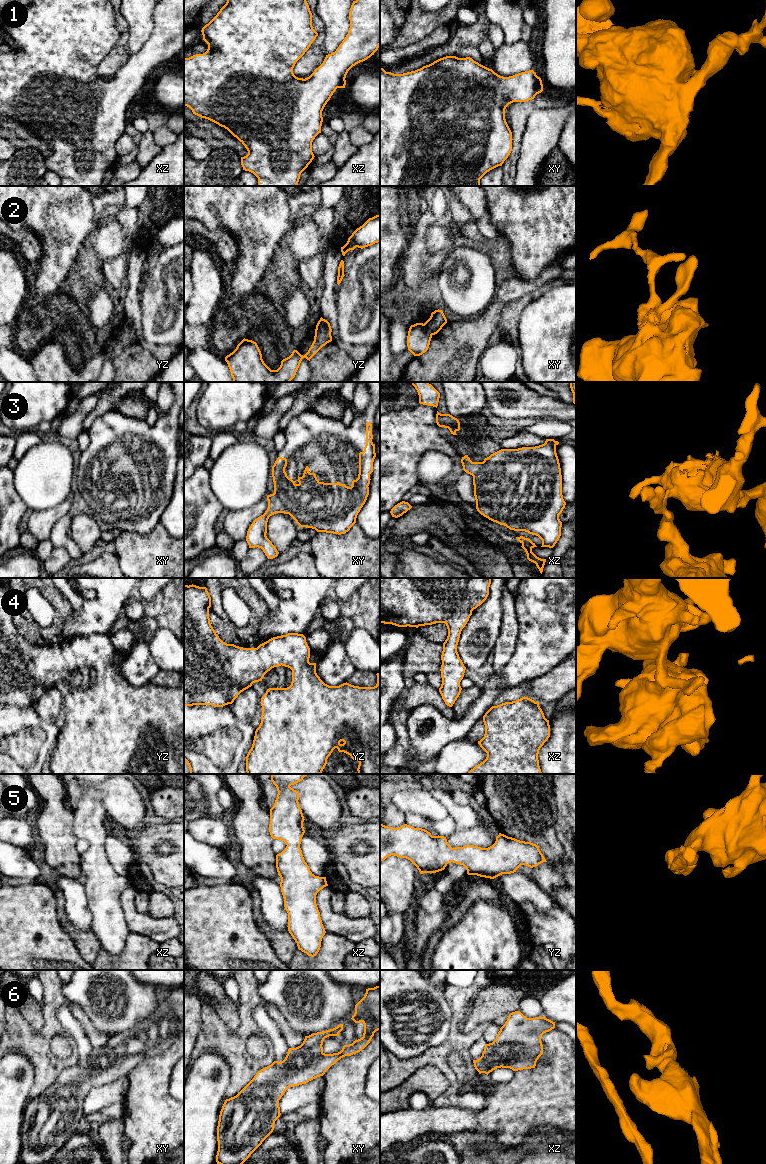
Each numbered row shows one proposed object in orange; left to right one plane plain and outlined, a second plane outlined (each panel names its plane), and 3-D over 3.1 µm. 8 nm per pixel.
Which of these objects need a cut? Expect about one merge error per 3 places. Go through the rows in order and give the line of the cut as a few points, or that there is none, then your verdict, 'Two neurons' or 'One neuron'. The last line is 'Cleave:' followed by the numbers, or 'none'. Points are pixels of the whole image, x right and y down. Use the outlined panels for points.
1: No split. One neuron
2: Split along yz (315, 329), (325, 329), (330, 334). Two neurons
3: Split along xy (274, 492), (288, 513). Two neurons
4: No split. One neuron
5: No split. One neuron
6: No split. One neuron
Cleave: 2, 3

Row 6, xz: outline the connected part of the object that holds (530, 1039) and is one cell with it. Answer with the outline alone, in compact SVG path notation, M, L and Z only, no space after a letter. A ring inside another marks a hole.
M520 1011L509 1014L496 1039L485 1044L482 1056L473 1060L475 1069L489 1074L497 1068L513 1071L535 1068L543 1054L541 1037L555 1028L555 1022L543 1017L527 1018Z

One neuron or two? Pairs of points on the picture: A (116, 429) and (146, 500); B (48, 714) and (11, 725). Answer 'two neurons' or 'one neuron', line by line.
A: one neuron
B: two neurons

